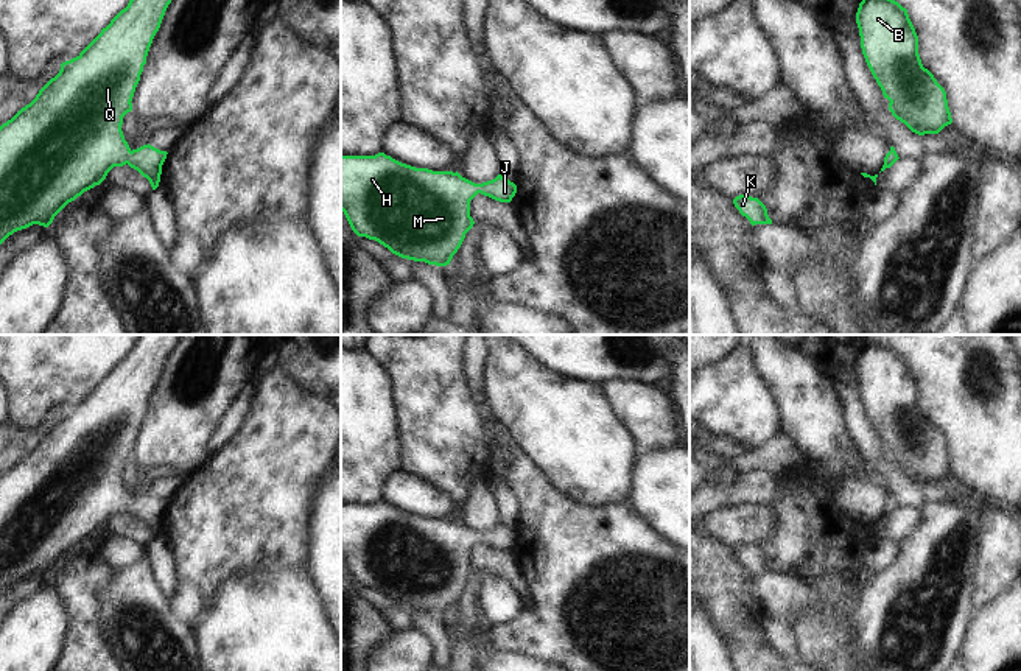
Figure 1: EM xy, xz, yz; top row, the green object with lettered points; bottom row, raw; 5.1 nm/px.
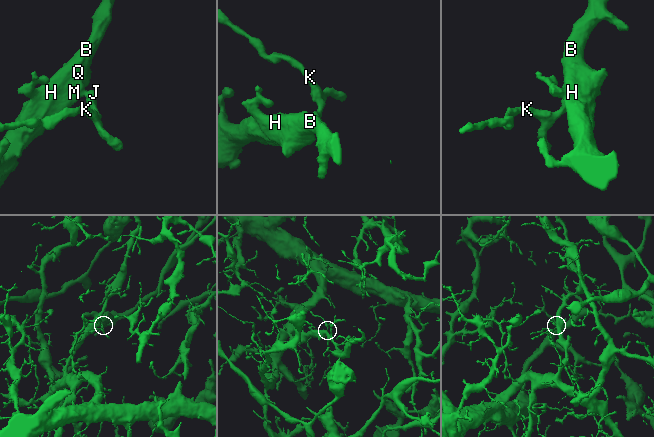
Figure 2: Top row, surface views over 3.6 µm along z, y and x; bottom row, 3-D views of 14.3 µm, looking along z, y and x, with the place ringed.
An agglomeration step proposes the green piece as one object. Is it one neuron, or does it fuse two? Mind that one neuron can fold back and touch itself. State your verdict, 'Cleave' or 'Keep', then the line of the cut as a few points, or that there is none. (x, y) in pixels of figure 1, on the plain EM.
Keep. No split.

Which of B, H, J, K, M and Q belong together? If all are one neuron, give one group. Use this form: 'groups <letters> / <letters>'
groups B H J K M Q

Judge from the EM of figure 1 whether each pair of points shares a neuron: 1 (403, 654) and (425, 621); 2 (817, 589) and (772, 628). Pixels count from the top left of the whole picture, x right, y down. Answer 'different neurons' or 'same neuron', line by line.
1: different neurons
2: different neurons

